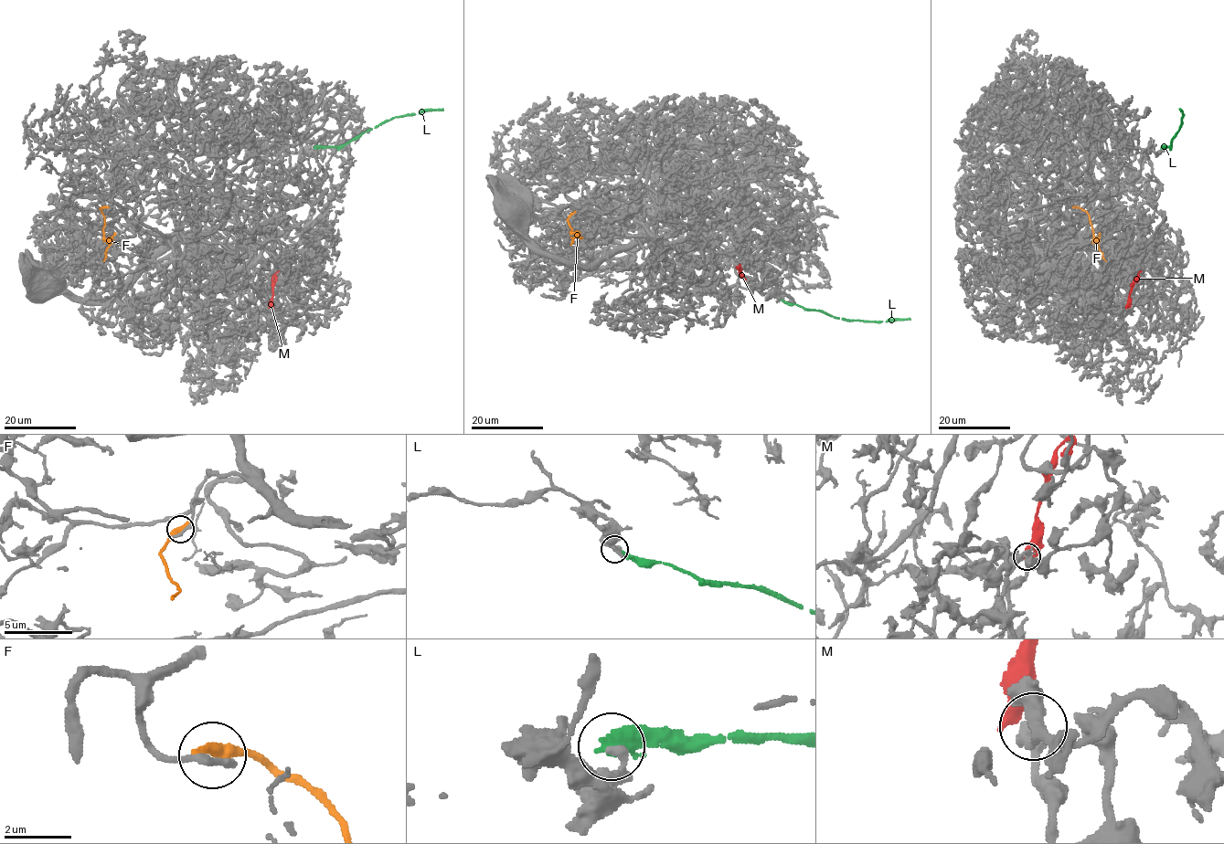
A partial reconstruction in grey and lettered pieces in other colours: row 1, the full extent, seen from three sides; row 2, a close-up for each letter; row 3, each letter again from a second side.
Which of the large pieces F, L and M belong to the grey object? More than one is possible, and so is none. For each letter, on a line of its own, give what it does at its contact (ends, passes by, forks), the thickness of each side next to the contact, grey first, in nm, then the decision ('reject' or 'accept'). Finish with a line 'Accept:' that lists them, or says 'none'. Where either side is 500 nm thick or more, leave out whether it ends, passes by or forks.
F: it ends; calibres 300 and 480 nm; reject
L: it ends; calibres 240 and 440 nm; reject
M: it ends; calibres 480 and 360 nm; accept
Accept: M

